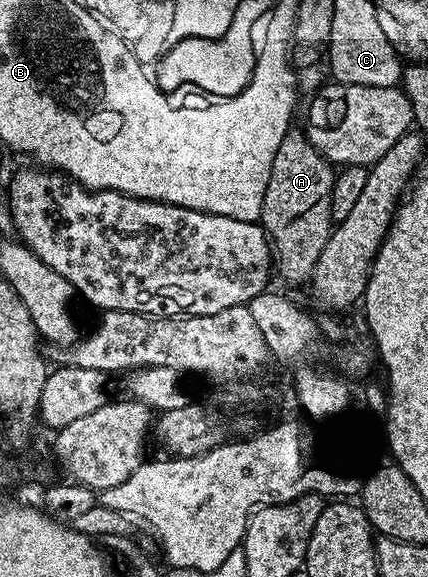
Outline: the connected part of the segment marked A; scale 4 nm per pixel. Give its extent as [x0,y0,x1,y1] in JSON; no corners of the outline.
[259,134,336,284]

